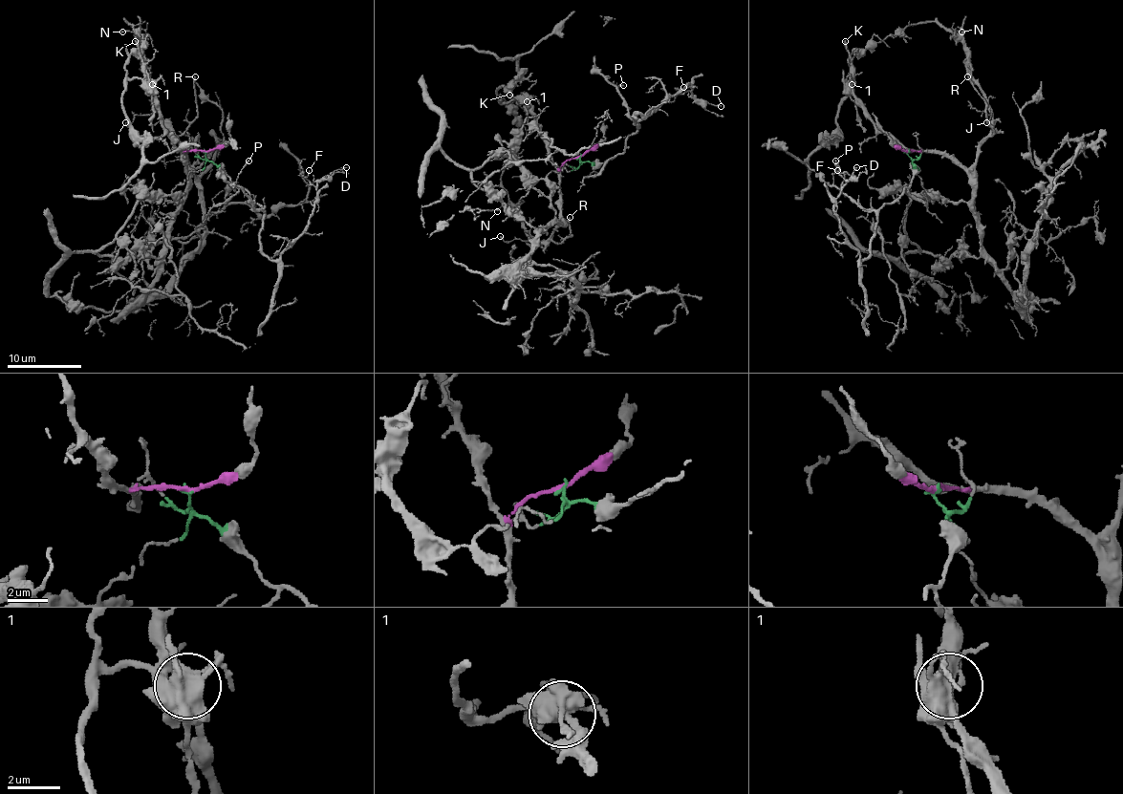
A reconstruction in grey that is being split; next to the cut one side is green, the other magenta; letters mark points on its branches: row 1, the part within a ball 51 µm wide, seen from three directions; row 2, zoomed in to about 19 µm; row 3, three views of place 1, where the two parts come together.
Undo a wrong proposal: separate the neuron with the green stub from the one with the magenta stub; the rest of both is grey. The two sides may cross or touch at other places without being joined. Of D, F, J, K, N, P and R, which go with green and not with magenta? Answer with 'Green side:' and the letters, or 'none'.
Green side: D, F, P

